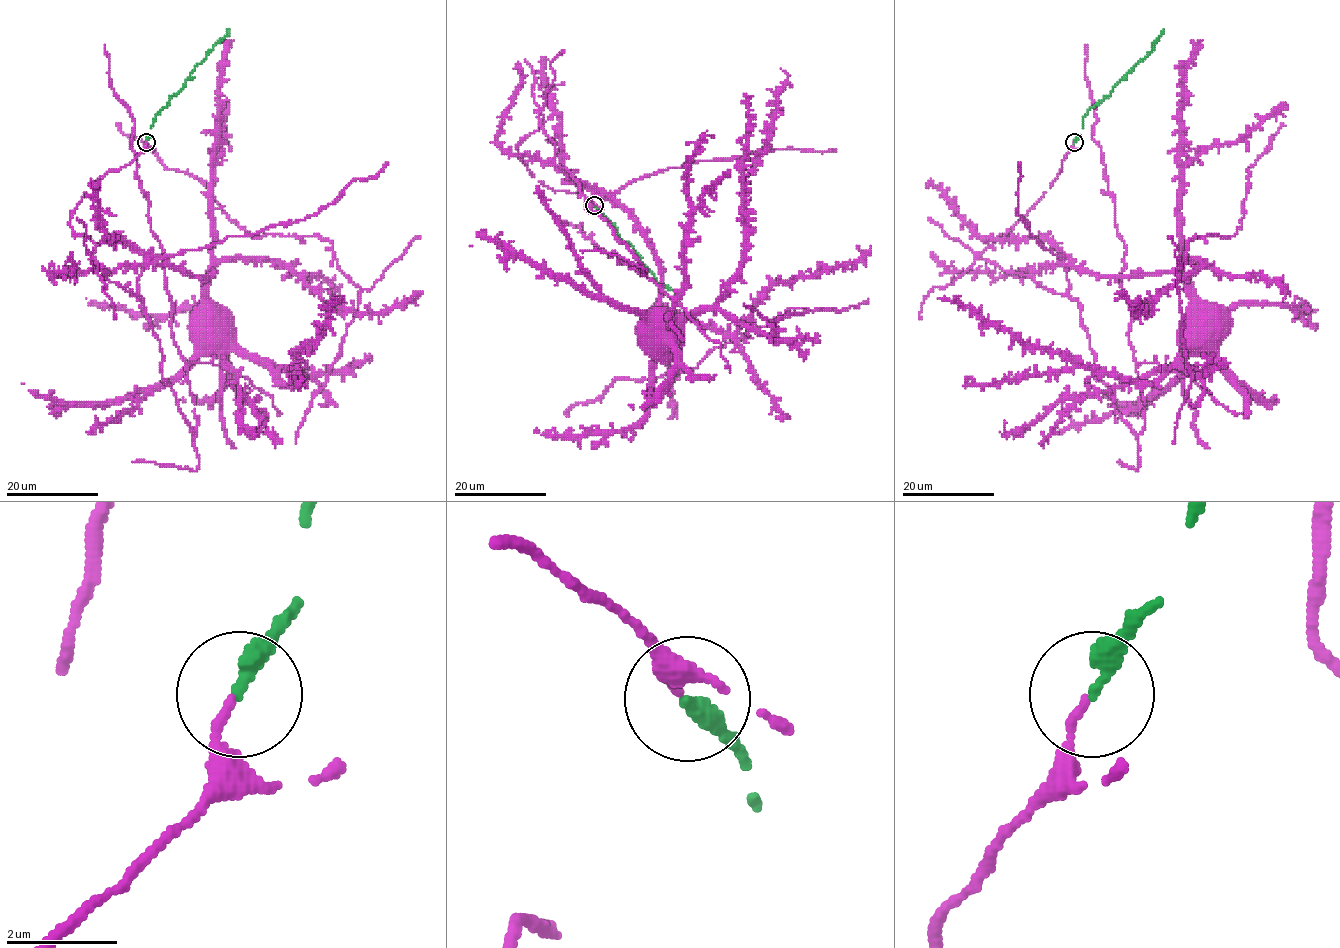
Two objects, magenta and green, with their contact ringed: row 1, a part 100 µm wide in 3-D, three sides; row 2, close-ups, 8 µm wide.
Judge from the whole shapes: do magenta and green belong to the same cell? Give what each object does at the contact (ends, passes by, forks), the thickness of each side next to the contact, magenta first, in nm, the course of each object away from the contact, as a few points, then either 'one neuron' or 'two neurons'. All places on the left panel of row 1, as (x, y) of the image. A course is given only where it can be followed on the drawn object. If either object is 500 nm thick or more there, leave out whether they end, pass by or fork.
magenta ends; green ends; calibres 130 and 280 nm; course magenta (145, 142), (85, 192), (69, 226), (96, 245), (91, 257), (104, 278), (123, 264), (213, 273), (203, 318); course green (145, 142), (156, 114), (227, 34), (227, 28); one neuron

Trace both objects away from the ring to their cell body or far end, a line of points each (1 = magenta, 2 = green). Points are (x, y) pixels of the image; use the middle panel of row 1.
1: (593, 205), (522, 161), (539, 112), (550, 163), (643, 233), (661, 276), (651, 325)
2: (593, 205), (615, 227), (618, 236), (631, 245), (659, 283), (675, 295)

